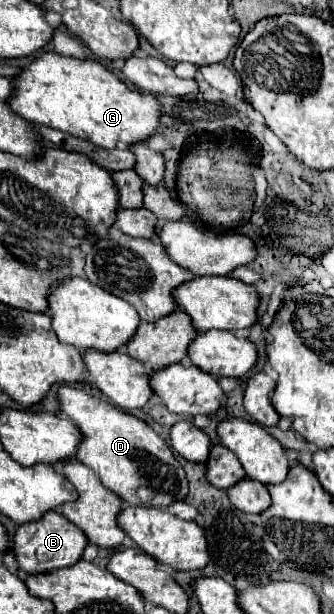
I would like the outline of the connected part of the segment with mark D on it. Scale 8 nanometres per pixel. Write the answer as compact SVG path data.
M68 384L58 388L58 404L80 430L76 460L94 470L100 482L124 502L166 508L170 502L186 498L188 480L184 468L174 458L168 444L144 420Z

